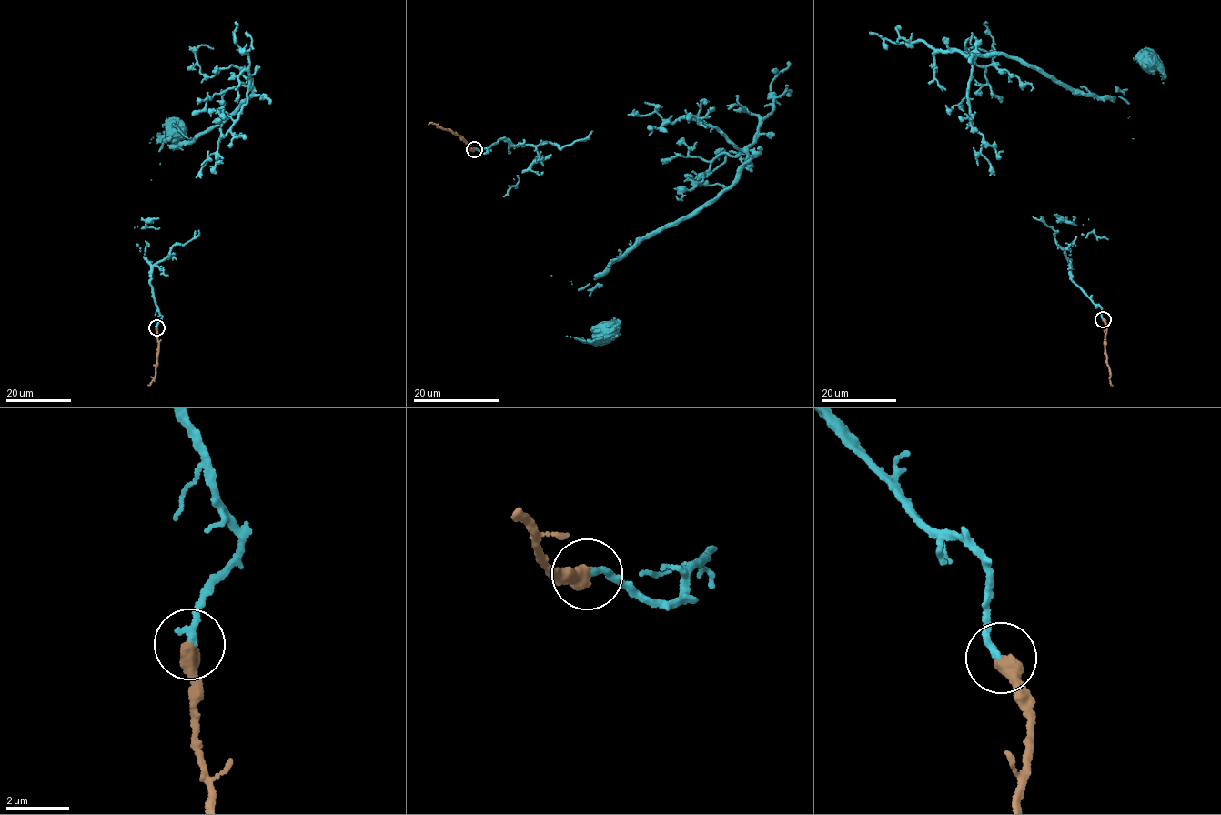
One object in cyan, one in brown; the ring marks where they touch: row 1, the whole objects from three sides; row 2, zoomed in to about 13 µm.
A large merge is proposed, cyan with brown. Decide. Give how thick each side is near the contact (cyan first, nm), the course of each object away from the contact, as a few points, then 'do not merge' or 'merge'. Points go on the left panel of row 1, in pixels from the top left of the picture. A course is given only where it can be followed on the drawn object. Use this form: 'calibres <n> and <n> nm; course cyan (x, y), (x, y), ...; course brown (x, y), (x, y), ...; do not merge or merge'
calibres 240 and 500 nm; course cyan (156, 327), (151, 266), (198, 236), (196, 178), (253, 89), (188, 143), (163, 140), (176, 131); course brown (156, 327), (157, 366), (155, 377), (148, 385); merge

